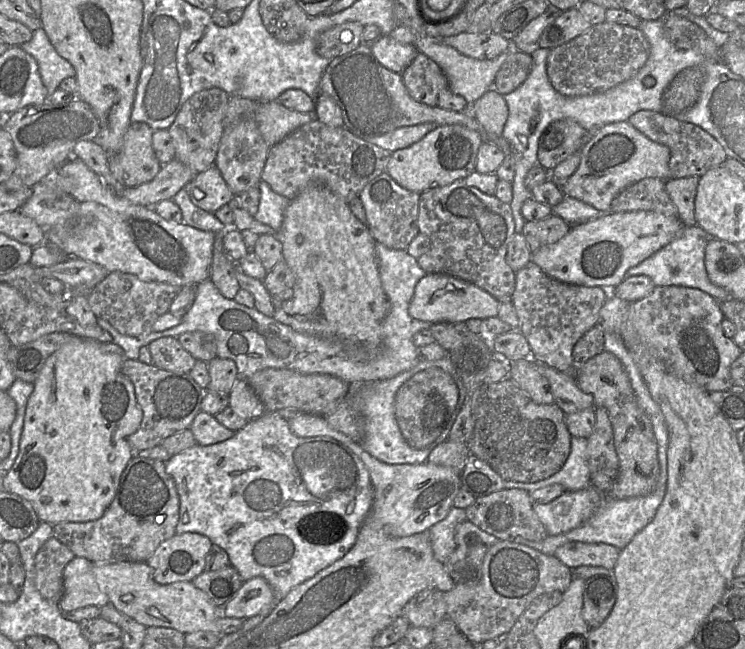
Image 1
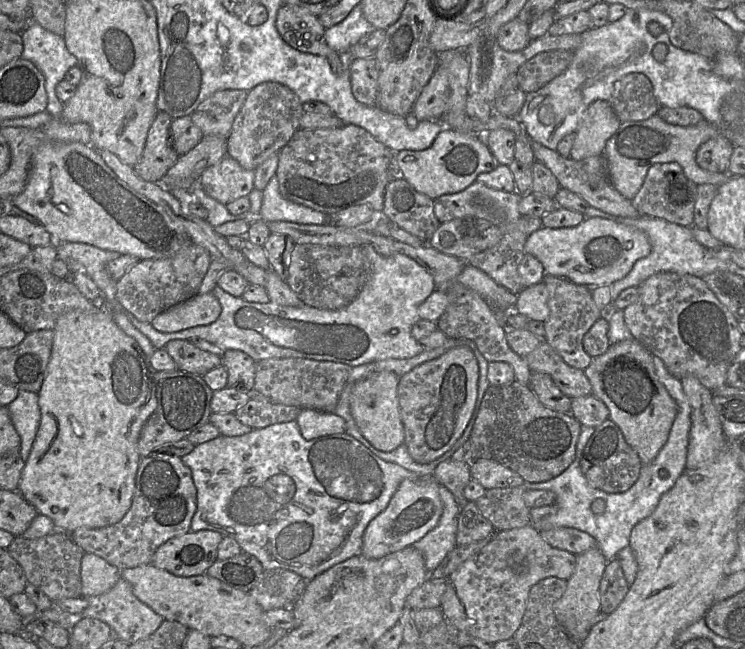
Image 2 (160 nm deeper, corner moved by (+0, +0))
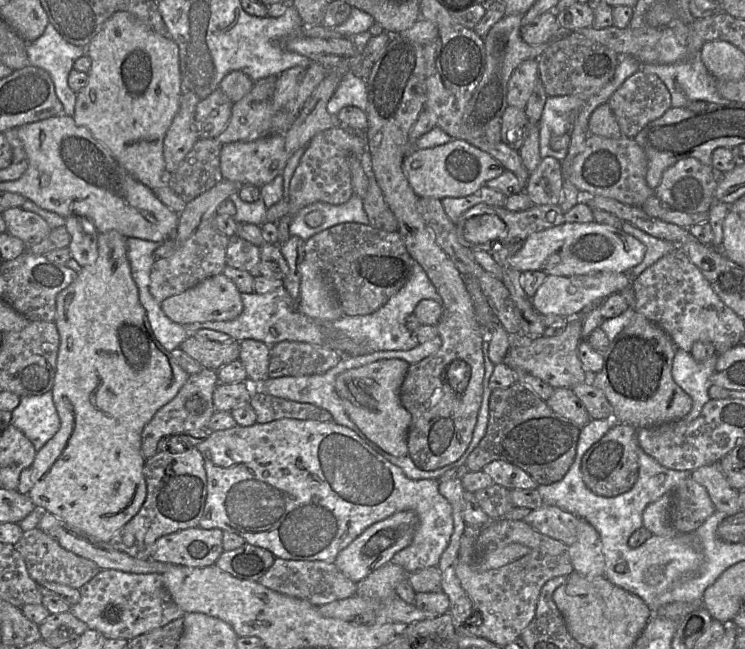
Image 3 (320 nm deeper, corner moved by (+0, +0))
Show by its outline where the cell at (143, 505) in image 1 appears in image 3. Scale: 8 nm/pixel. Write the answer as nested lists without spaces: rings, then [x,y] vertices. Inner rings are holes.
[[[195,446],[178,454],[157,451],[145,460],[143,474],[147,490],[143,505],[109,541],[115,549],[140,560],[151,558],[154,544],[160,537],[197,527],[207,494],[204,460]]]

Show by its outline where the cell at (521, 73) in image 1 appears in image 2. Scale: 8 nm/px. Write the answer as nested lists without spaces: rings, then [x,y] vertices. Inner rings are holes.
[[[552,50],[542,52],[525,62],[516,72],[520,88],[531,93],[544,87],[564,73],[571,65],[574,51]]]

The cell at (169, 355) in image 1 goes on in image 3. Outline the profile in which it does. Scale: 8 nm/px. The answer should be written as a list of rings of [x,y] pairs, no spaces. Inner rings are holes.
[[[189,335],[179,346],[203,368],[217,372],[222,366],[239,358],[240,341],[220,343]]]

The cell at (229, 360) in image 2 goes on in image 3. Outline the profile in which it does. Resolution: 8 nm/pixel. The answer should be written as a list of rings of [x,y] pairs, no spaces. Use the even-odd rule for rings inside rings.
[[[245,339],[240,341],[239,358],[246,370],[247,381],[255,384],[267,378],[271,347],[261,341]]]

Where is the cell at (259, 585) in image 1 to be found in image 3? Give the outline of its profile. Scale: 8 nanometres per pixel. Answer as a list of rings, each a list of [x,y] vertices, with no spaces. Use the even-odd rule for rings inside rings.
[[[274,559],[271,567],[259,582],[280,594],[307,600],[315,606],[322,606],[337,600],[349,598],[356,594],[356,585],[342,574],[334,563],[326,561]]]

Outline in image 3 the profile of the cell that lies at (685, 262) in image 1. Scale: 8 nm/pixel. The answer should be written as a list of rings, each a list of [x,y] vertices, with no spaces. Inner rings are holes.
[[[623,222],[621,229],[640,240],[646,246],[646,254],[641,263],[629,271],[631,279],[638,277],[646,268],[653,265],[663,256],[672,253],[678,247],[670,241],[649,235],[628,222]]]

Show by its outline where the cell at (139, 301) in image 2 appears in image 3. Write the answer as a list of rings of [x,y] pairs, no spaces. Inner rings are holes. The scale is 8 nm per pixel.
[[[221,180],[213,188],[187,203],[180,213],[177,229],[171,237],[175,240],[174,251],[167,257],[155,260],[150,271],[149,292],[158,303],[223,272],[229,238],[215,229],[213,219],[219,205],[236,194],[241,187],[238,183]]]

